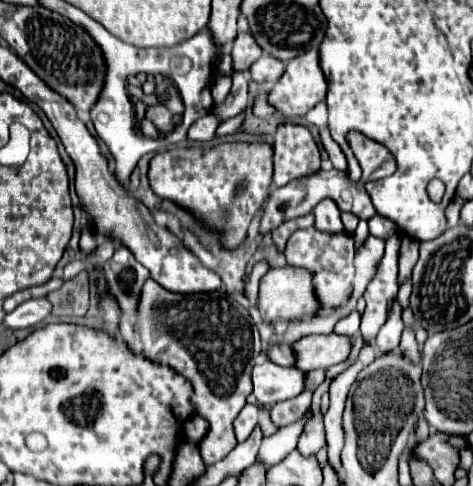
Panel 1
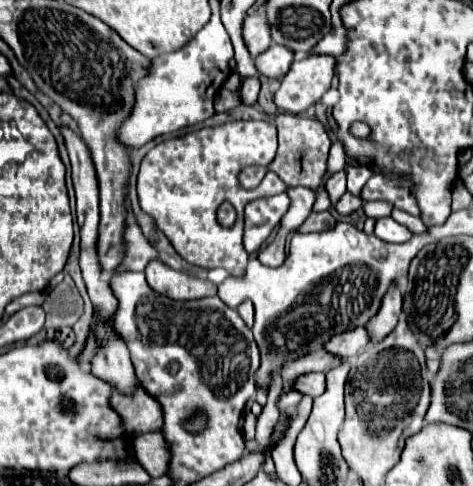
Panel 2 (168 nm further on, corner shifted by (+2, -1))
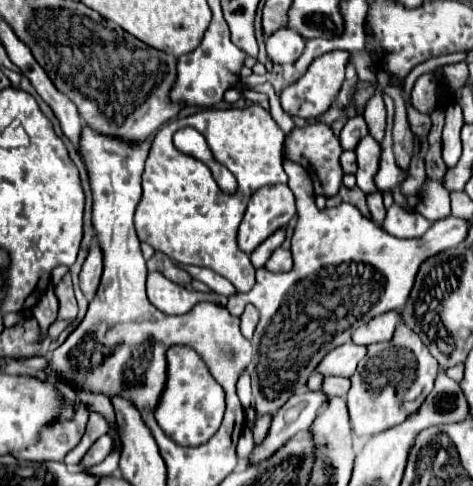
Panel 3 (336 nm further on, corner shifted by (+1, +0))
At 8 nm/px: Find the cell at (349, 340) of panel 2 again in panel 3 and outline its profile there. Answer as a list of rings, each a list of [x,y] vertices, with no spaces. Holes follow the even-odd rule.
[[[391,310],[389,314],[381,314],[381,316],[373,318],[371,322],[367,322],[365,326],[357,328],[353,334],[353,342],[369,346],[375,342],[389,340],[389,338],[393,338],[393,332],[399,322],[401,322],[401,314],[397,310]]]

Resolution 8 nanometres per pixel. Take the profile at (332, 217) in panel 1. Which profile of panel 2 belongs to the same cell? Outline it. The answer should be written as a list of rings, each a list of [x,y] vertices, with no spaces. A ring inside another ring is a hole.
[[[338,171],[326,181],[326,191],[328,197],[332,199],[332,207],[340,201],[340,197],[346,193],[346,171]]]

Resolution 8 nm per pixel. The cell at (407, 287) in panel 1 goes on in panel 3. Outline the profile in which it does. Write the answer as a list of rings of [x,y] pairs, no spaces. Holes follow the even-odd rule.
[[[403,322],[399,324],[393,340],[377,342],[373,346],[369,346],[369,354],[359,362],[357,372],[351,376],[351,382],[353,382],[351,390],[347,392],[347,406],[349,406],[349,416],[351,416],[355,434],[357,436],[379,434],[391,426],[401,424],[409,414],[417,412],[417,408],[423,404],[425,396],[433,390],[437,370],[439,370],[437,360],[429,354],[429,350],[425,350],[425,344],[417,338],[417,334],[413,334],[413,330],[409,330],[409,326],[405,326]]]

